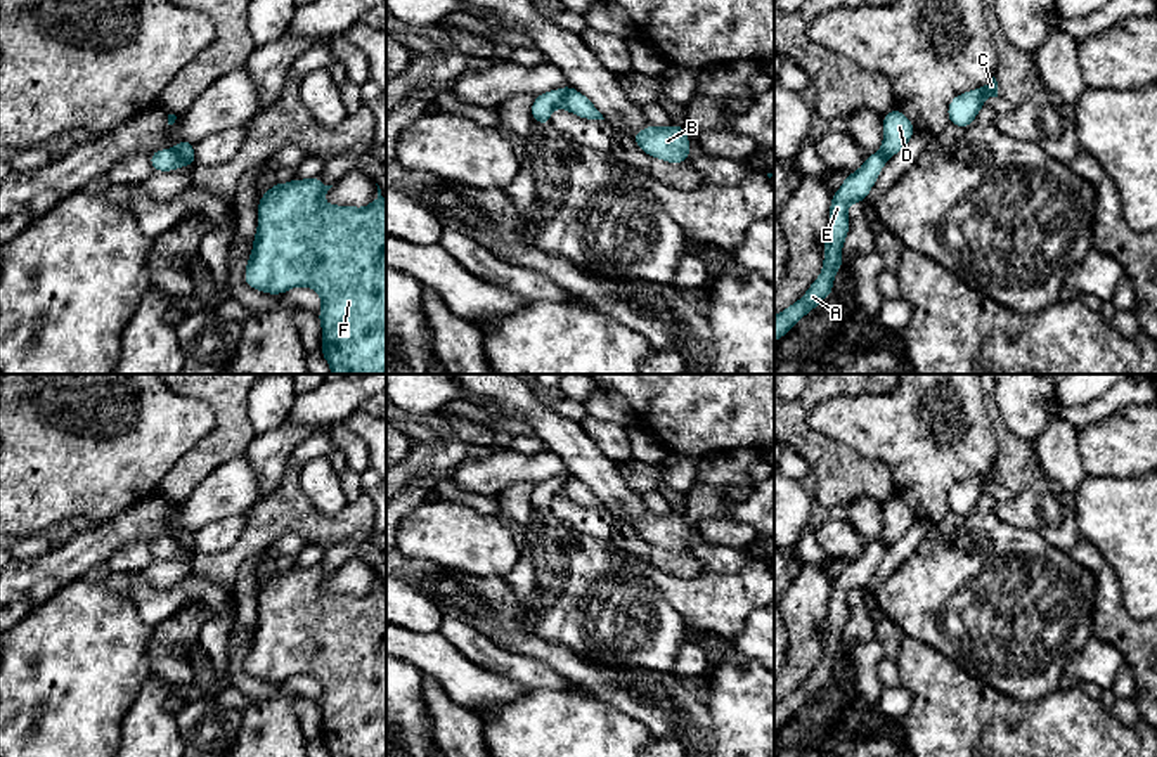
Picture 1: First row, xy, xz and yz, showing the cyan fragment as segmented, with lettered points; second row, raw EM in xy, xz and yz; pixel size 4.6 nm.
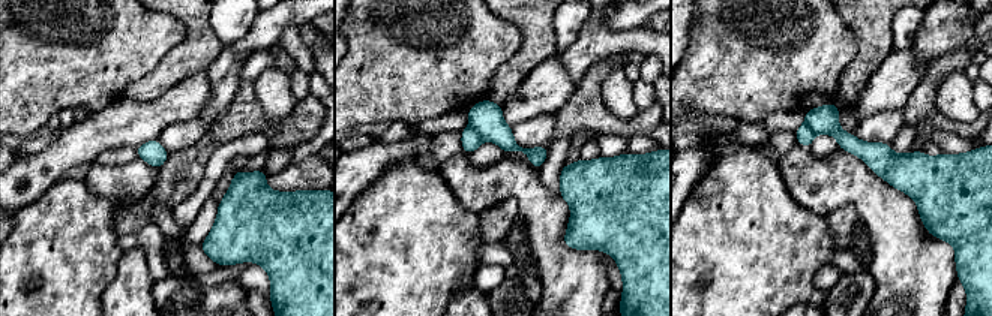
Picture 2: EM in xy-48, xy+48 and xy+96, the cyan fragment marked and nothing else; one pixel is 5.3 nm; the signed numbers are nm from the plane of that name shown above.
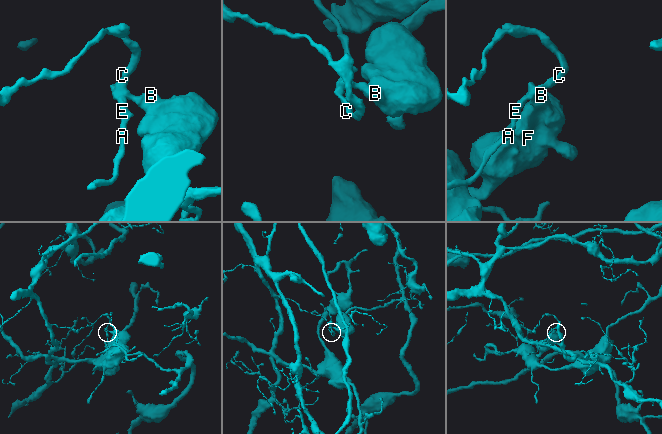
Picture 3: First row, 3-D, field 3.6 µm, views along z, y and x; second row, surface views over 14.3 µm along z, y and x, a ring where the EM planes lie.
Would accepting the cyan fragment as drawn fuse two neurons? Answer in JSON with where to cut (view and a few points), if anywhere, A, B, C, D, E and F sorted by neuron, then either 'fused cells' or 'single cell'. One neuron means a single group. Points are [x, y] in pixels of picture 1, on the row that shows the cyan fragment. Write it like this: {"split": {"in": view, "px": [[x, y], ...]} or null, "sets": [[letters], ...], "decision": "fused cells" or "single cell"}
{"split": {"in": "xz", "px": [[570, 87], [556, 106]]}, "sets": [["A", "C", "E"], ["B", "D", "F"]], "decision": "fused cells"}

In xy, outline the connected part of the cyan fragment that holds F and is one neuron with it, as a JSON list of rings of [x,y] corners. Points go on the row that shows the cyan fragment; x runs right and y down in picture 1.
[[[319,177],[294,178],[274,184],[258,199],[258,229],[244,282],[268,294],[282,294],[296,286],[312,288],[322,298],[317,315],[322,326],[320,353],[331,374],[386,374],[386,199],[378,185],[378,197],[365,208],[324,204],[322,197],[331,187]]]

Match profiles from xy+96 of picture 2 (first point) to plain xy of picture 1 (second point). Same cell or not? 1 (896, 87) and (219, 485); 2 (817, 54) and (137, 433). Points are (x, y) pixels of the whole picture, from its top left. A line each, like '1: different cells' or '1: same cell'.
1: same cell
2: same cell

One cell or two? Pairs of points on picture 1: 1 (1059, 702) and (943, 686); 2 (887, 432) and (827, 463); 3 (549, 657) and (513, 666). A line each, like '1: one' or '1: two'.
1: one
2: two
3: two

